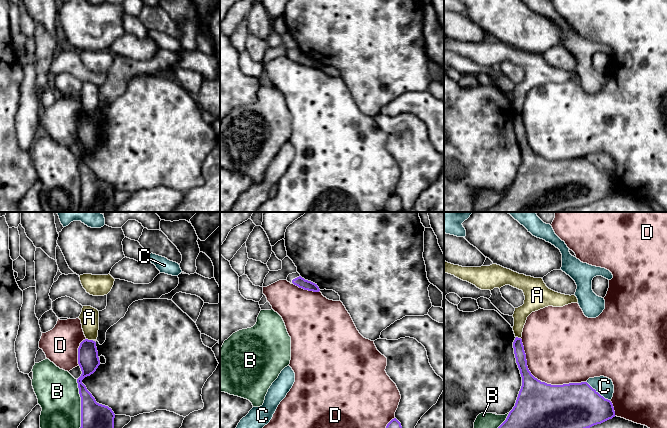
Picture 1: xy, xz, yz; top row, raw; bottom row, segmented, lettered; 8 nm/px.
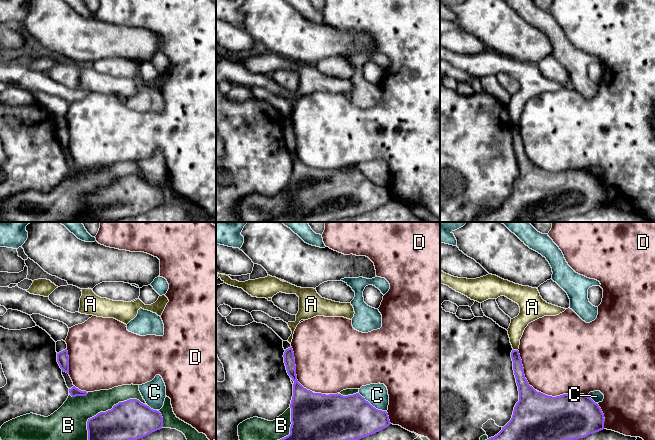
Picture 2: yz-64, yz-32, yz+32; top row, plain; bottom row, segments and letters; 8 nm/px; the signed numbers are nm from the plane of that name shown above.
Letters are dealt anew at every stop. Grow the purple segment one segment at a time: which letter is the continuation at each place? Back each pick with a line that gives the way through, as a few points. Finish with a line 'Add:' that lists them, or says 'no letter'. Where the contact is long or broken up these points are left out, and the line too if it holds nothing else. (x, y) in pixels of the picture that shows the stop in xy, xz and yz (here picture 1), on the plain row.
Add: no letter

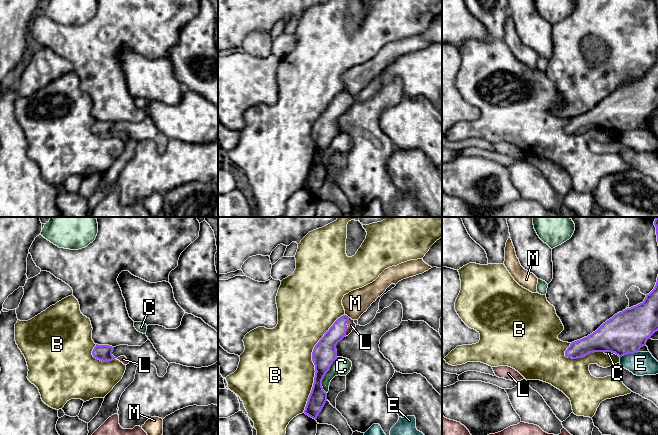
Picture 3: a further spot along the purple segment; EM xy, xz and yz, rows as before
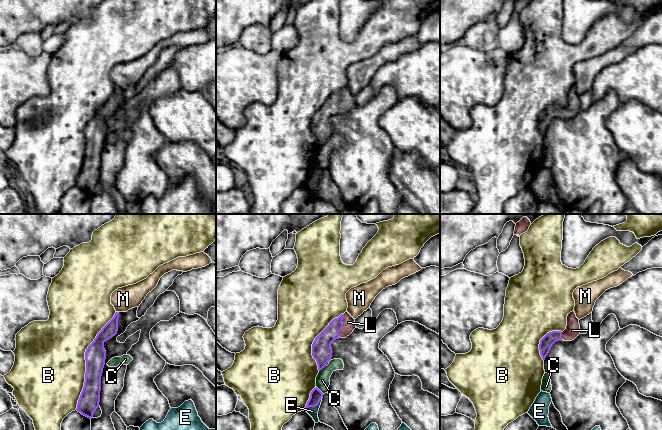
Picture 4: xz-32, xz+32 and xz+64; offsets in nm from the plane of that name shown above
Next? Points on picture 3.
L: way xz (325, 125), (327, 120), (347, 103), (351, 101)
Add: L

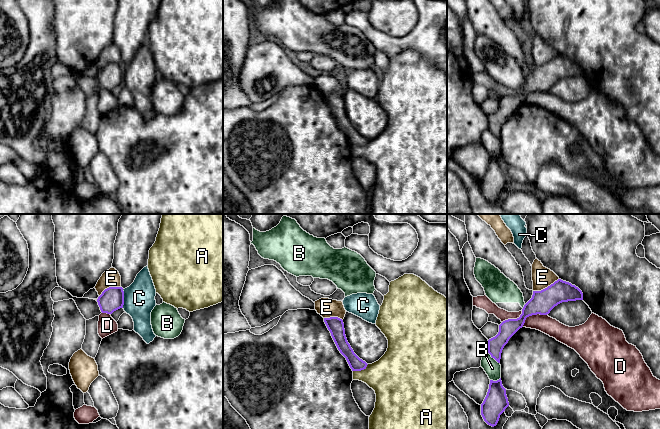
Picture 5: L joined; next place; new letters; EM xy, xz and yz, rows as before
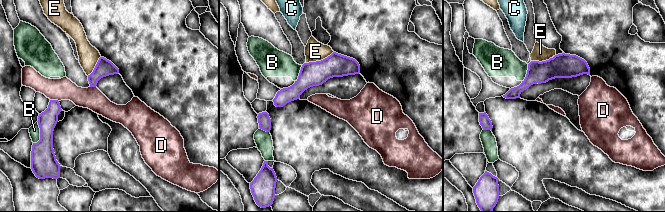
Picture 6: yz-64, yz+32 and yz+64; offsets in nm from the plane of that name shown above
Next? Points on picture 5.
Add: no letter

